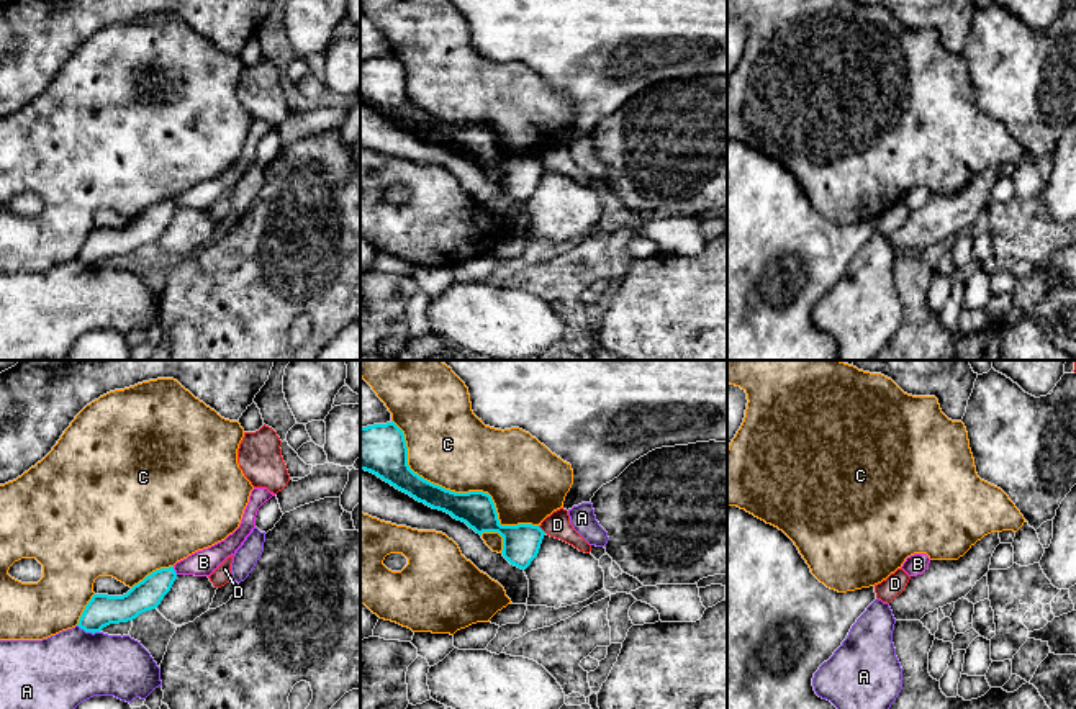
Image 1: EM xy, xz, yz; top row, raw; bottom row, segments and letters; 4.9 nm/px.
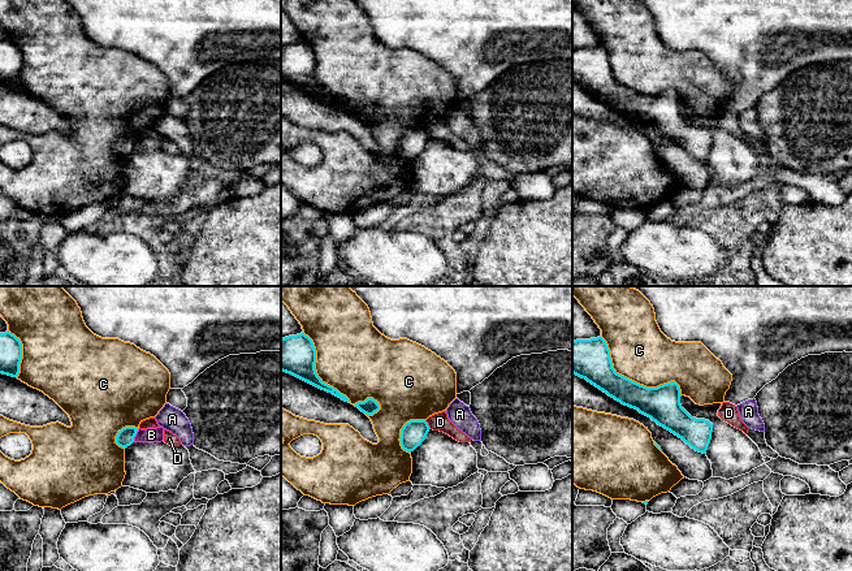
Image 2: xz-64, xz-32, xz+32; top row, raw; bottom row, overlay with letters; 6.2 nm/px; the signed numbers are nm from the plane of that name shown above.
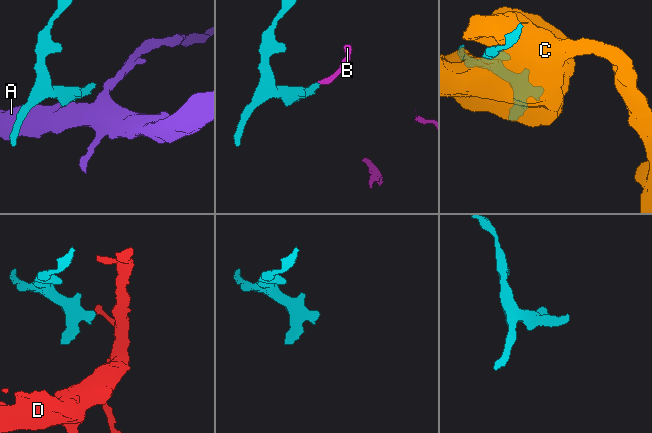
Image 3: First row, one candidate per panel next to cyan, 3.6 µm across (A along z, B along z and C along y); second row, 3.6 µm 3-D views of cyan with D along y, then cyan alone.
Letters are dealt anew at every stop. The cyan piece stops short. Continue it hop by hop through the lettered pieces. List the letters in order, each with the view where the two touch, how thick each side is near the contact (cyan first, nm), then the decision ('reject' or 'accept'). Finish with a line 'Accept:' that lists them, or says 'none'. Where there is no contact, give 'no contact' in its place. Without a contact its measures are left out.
A: meets cyan in xy; 160 nm thick on the cyan side, 360 nm on the other; reject
B: meets cyan in xy; 150 nm thick on the cyan side, 130 nm on the other; reject
C: meets cyan in xz; 180 nm thick on the cyan side, 400 nm on the other; reject
D: meets cyan in xz; 180 nm thick on the cyan side, 120 nm on the other; reject
Accept: none

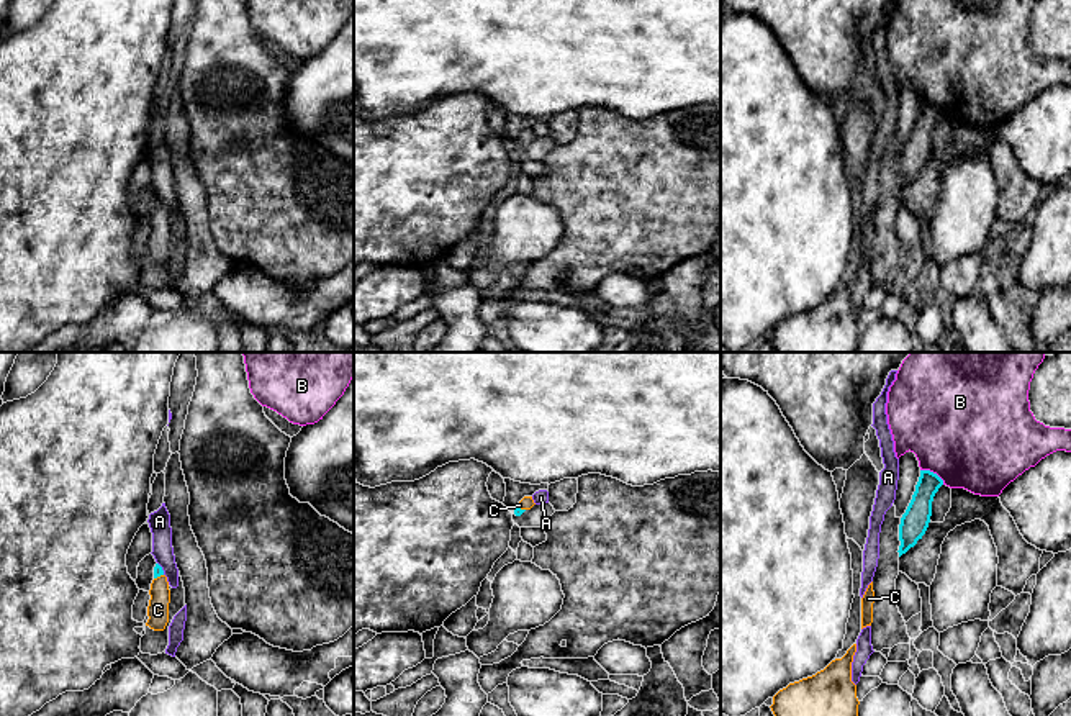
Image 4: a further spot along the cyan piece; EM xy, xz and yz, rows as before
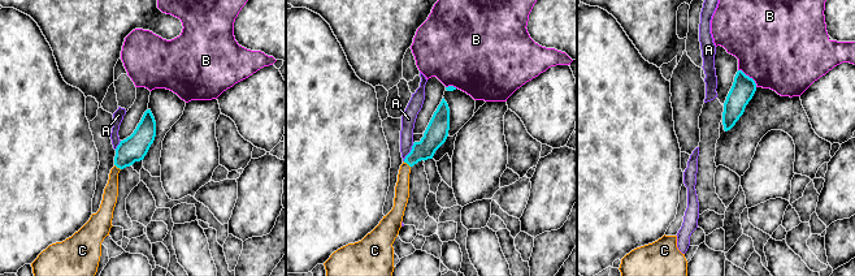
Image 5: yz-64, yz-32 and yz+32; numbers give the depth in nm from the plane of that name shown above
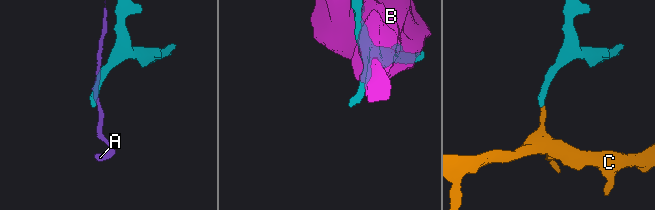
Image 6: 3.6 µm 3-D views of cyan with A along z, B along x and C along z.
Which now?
A: meets cyan in xy; 50 nm thick on the cyan side, 110 nm on the other; reject
B: meets cyan in yz; 130 nm thick on the cyan side, 500 nm on the other; reject
C: meets cyan in xy; 50 nm thick on the cyan side, 110 nm on the other; accept
Accept: C

